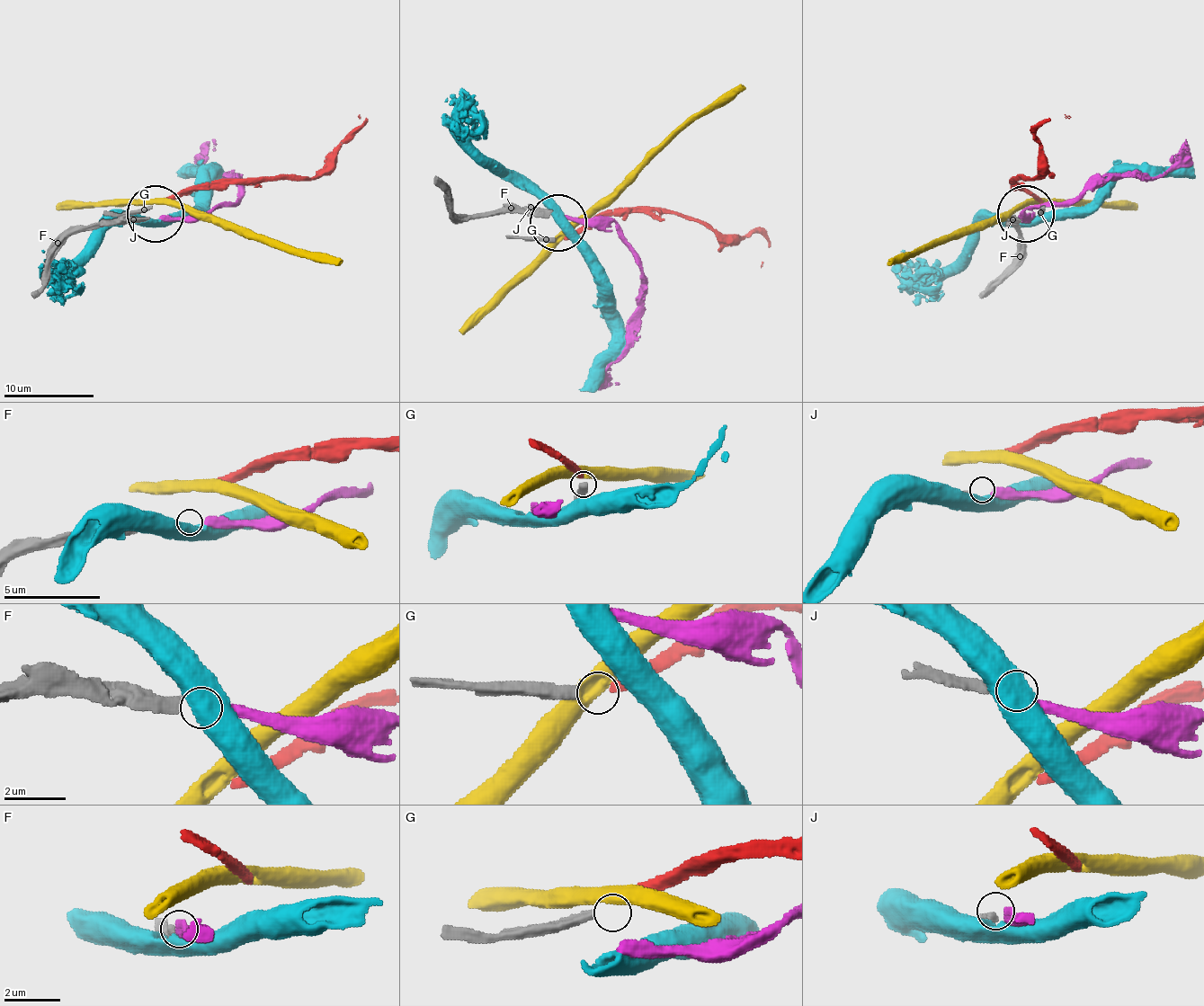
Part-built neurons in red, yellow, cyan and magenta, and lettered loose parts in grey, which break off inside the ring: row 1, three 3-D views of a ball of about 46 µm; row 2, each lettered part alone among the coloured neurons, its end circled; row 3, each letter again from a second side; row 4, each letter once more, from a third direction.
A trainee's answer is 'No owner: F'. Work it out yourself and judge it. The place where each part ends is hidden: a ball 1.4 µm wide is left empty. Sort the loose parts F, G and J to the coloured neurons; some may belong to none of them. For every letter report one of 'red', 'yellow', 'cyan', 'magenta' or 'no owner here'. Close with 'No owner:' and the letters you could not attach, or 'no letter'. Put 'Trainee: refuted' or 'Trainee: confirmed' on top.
Trainee: refuted
F: magenta
G: red
J: no owner here
No owner: J

